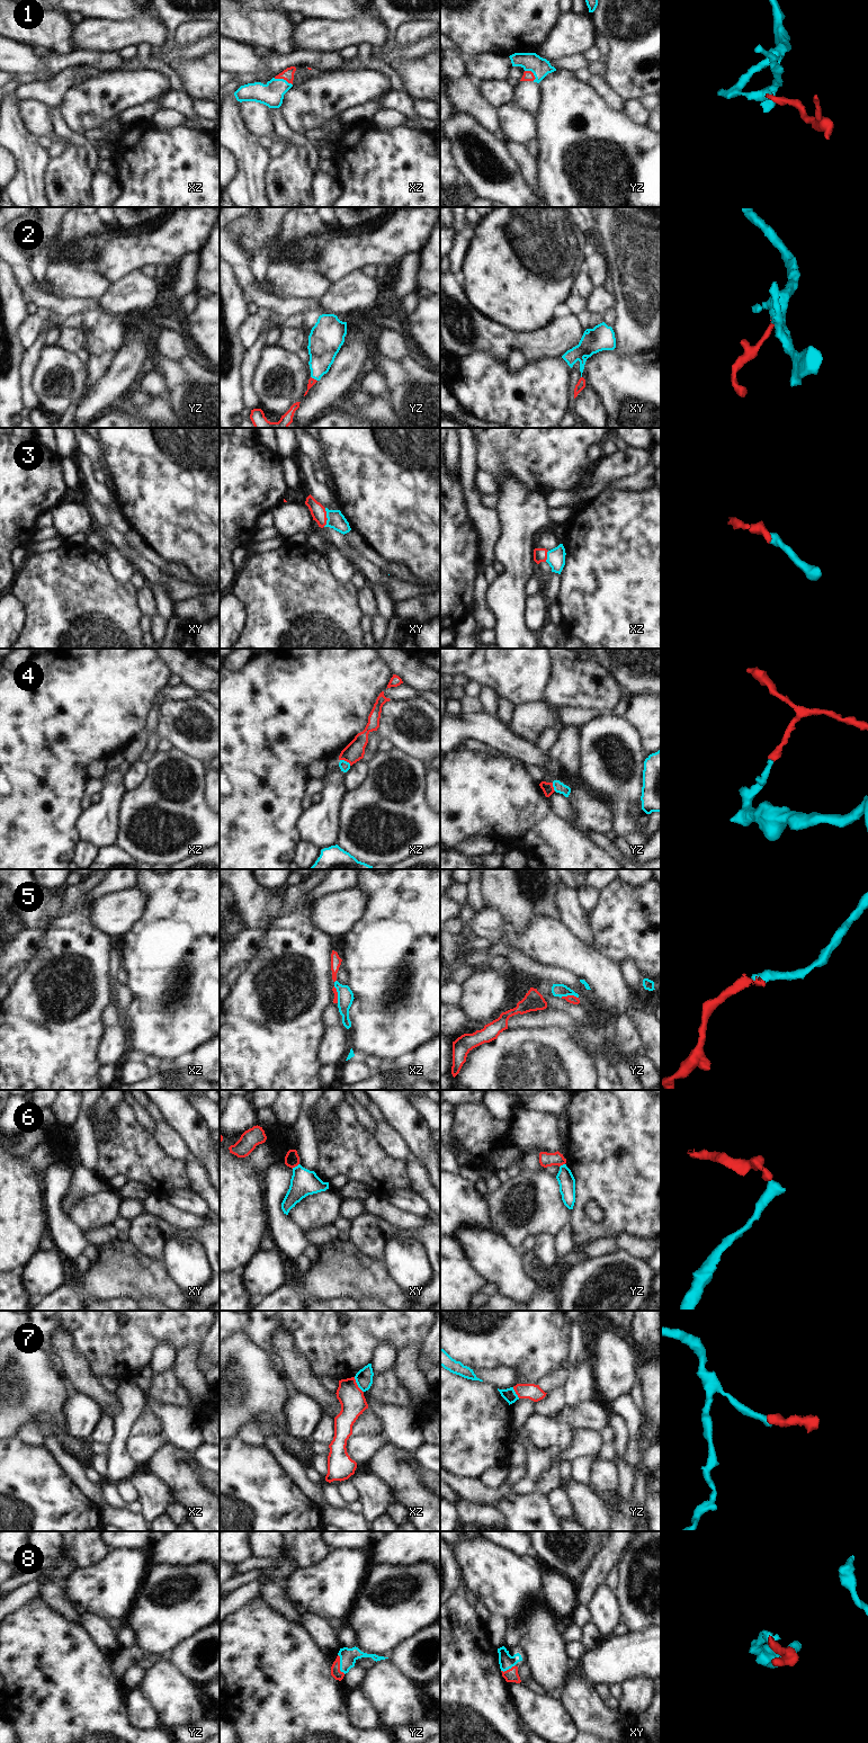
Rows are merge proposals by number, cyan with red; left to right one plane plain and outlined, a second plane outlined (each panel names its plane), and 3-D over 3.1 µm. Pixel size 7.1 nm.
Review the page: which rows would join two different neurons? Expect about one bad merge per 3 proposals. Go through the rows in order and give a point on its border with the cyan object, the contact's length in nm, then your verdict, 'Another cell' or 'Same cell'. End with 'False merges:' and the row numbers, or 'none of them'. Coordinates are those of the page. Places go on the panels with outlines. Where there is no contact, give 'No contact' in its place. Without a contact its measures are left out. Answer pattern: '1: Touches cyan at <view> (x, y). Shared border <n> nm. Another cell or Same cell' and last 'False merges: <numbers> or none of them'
1: Touches cyan at xz (283, 79). Shared border 140 nm. Same cell
2: Touches cyan at yz (314, 378). Shared border 60 nm. Same cell
3: Touches cyan at xy (327, 517). Shared border 140 nm. Same cell
4: Touches cyan at xz (346, 761). Shared border 90 nm. Another cell
5: Touches cyan at yz (570, 994). Shared border 130 nm. Same cell
6: Touches cyan at xy (295, 1167). Shared border 70 nm. Another cell
7: Touches cyan at xz (357, 1384). Shared border 130 nm. Another cell
8: Touches cyan at yz (340, 1664). Shared border 150 nm. Same cell
False merges: 4, 6, 7.

